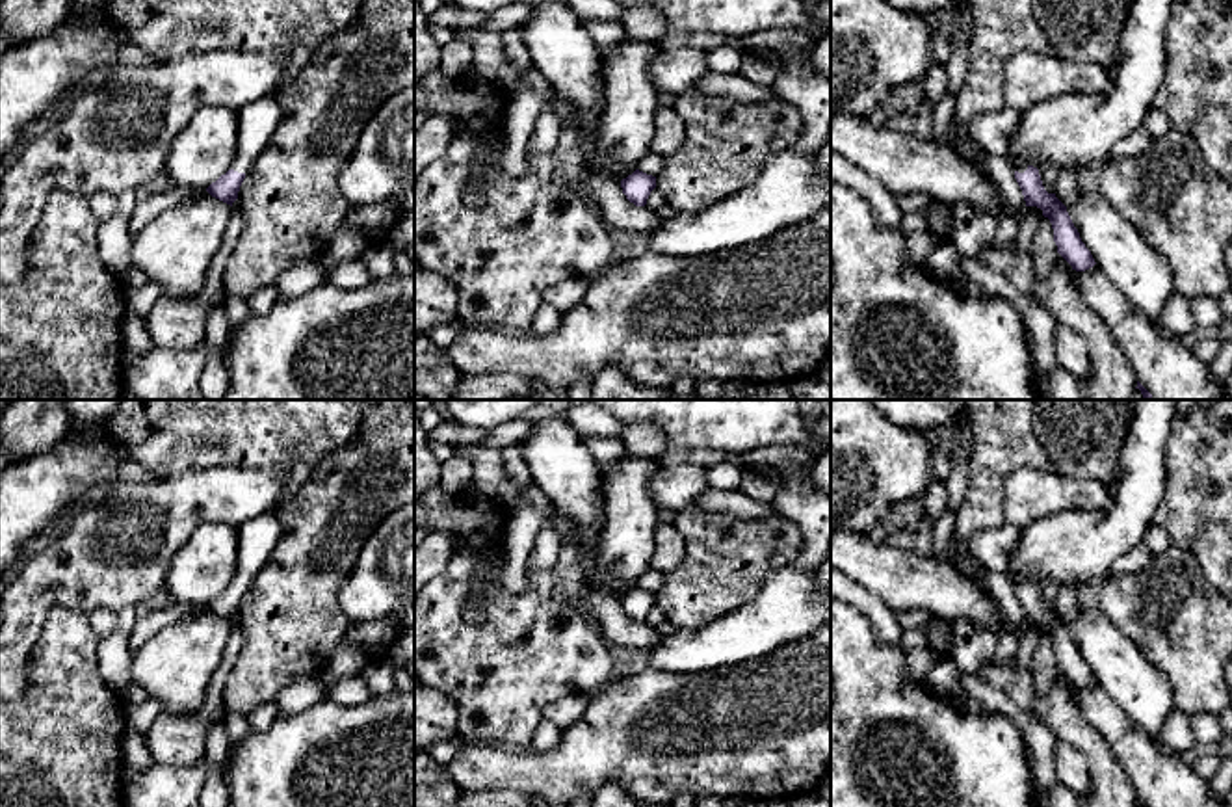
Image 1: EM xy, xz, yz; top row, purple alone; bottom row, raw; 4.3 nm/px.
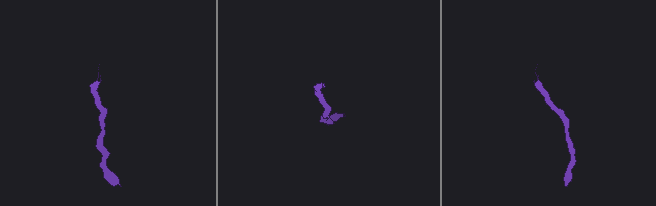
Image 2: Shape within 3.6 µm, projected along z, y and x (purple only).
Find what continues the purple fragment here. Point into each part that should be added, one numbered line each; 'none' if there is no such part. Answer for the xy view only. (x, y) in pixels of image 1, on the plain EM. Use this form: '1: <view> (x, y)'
1: xy (257, 538)

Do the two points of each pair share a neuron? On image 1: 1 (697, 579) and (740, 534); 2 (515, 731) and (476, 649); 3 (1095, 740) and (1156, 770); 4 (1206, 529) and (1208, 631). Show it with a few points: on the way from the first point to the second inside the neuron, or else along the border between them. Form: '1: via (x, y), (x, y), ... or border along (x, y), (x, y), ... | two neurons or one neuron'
1: via (708, 568), (731, 545) | one neuron
2: via (506, 711), (500, 700), (500, 670), (497, 666) | one neuron
3: border along (1082, 714), (1102, 737), (1134, 785) | two neurons
4: border along (1180, 547), (1195, 558), (1212, 588) | two neurons

